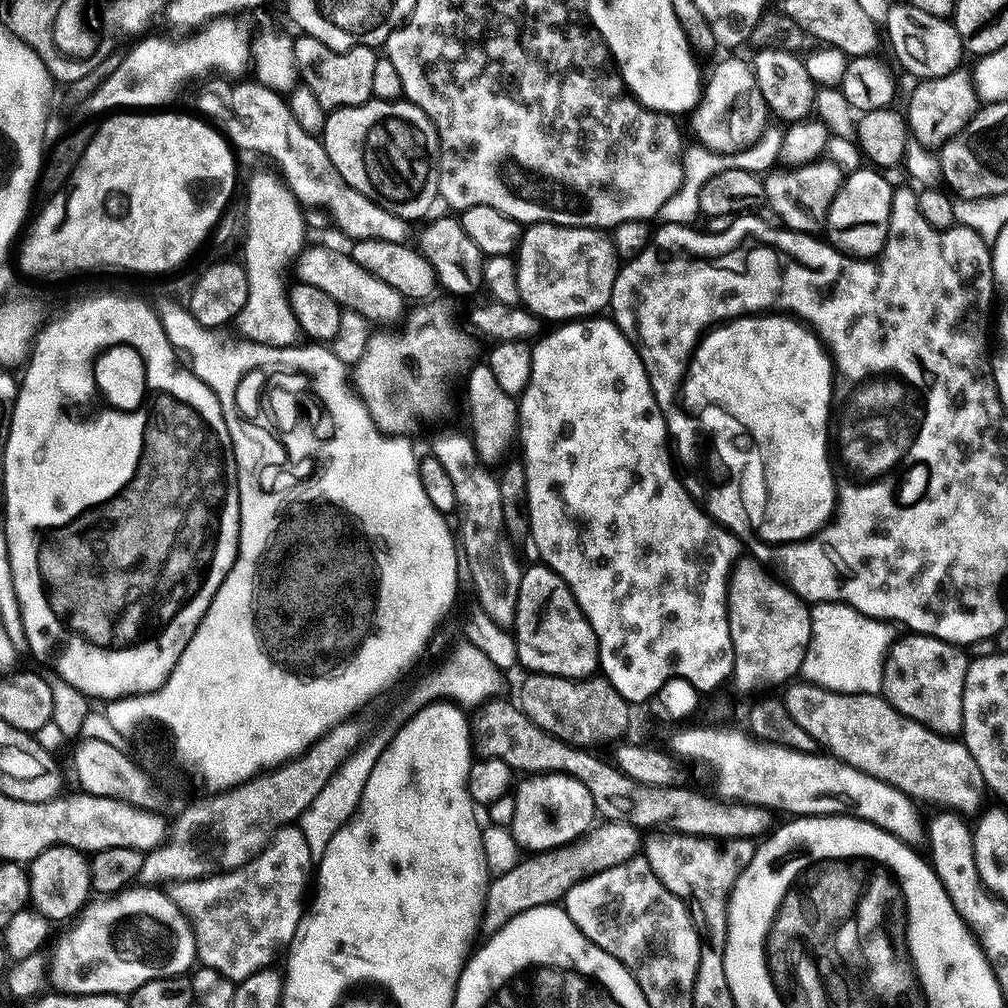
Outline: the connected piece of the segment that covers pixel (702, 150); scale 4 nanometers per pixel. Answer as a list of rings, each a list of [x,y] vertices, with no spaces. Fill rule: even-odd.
[[[765,127],[756,143],[745,147],[743,150],[736,150],[728,153],[720,153],[708,149],[705,145],[689,145],[684,152],[683,157],[683,182],[679,190],[668,199],[659,214],[659,219],[663,223],[669,224],[687,224],[691,225],[696,216],[699,217],[700,194],[705,185],[721,173],[724,169],[746,169],[747,172],[761,173],[769,171],[776,163],[781,150],[782,138],[784,137],[781,127]]]

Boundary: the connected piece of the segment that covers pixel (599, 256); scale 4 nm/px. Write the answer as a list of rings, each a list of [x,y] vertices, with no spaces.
[[[529,224],[521,231],[520,247],[514,253],[519,303],[541,321],[571,322],[592,318],[612,303],[618,257],[611,239],[598,228],[567,228],[561,224]]]

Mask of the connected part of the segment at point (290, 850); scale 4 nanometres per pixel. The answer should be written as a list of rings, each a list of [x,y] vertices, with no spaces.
[[[289,826],[287,828],[280,828],[272,837],[271,844],[265,846],[260,853],[255,856],[248,864],[243,864],[240,868],[236,868],[232,872],[221,872],[218,876],[207,876],[200,880],[190,880],[181,883],[173,883],[170,888],[170,895],[172,901],[176,903],[182,910],[184,917],[188,919],[188,923],[192,926],[192,933],[196,935],[196,958],[197,961],[205,968],[213,968],[219,973],[226,974],[231,980],[237,982],[250,978],[250,974],[262,971],[263,968],[269,967],[273,963],[279,952],[283,953],[288,945],[292,943],[294,934],[300,925],[300,918],[306,911],[306,896],[304,900],[304,887],[309,887],[310,884],[310,869],[313,867],[314,857],[310,846],[306,842],[304,832],[299,826]]]

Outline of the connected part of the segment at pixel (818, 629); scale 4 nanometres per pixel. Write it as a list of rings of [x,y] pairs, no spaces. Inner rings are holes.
[[[813,603],[811,609],[812,637],[800,667],[803,679],[831,692],[877,695],[884,687],[884,657],[894,643],[893,625],[862,614],[848,604]]]

